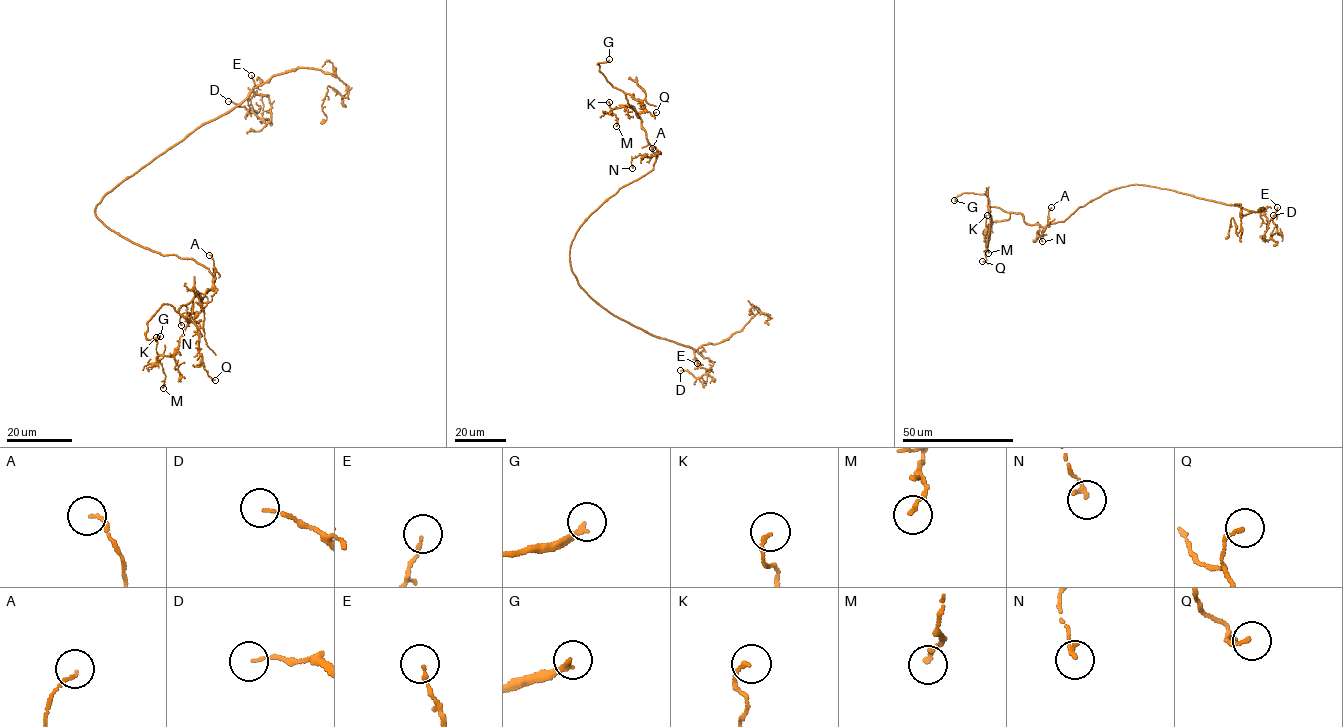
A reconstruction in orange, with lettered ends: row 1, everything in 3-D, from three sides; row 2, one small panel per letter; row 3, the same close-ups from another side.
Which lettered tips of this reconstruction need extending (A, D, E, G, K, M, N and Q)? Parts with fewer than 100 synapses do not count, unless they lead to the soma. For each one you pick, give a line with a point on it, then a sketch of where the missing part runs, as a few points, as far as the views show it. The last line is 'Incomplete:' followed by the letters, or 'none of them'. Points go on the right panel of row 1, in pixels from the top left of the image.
G: at (954, 200); missing branch runs (954, 200), (954, 195), (944, 191), (941, 178), (934, 173)
Incomplete: G

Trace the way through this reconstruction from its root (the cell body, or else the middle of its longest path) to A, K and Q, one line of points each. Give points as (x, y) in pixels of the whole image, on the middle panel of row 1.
A: (576, 278), (571, 269), (569, 250), (577, 230), (620, 188), (653, 169), (657, 153), (656, 147), (652, 148)
K: (576, 278), (569, 250), (579, 226), (620, 188), (651, 171), (656, 158), (635, 108), (611, 108), (609, 102)
Q: (576, 278), (569, 250), (579, 226), (620, 188), (651, 171), (656, 158), (626, 94), (652, 115), (656, 112)

